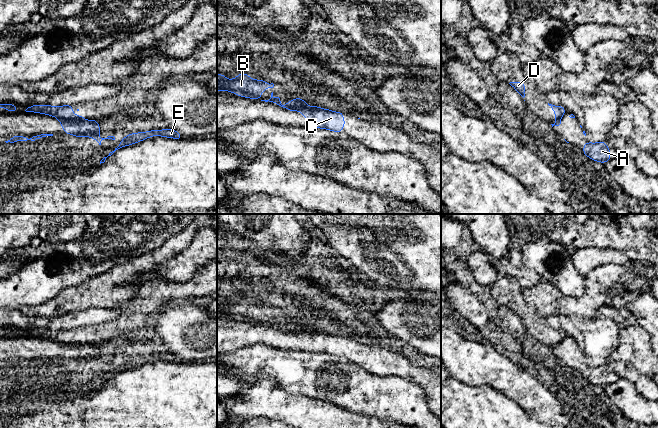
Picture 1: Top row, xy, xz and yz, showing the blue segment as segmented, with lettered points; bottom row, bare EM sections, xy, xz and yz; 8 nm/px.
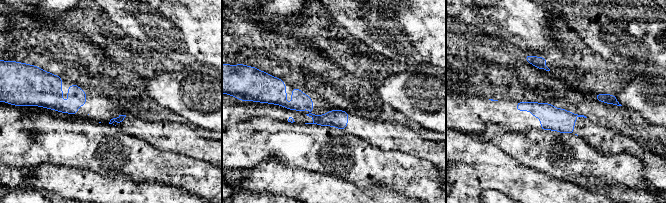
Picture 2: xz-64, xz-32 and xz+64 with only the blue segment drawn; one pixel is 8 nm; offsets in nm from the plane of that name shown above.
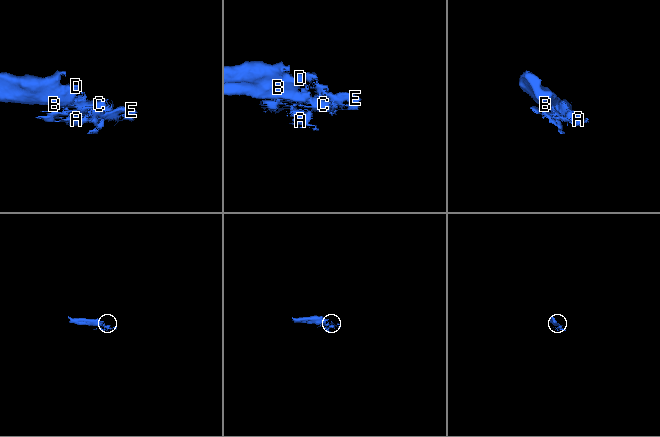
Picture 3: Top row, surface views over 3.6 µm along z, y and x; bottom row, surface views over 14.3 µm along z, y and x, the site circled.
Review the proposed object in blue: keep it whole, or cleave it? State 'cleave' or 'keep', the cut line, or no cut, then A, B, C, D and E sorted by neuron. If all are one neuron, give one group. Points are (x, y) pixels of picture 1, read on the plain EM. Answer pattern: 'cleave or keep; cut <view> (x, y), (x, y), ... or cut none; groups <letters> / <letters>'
cleave; cut xy (57, 341), (81, 343); groups A C E / B D

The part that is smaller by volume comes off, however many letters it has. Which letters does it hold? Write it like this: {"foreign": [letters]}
{"foreign": ["A", "C", "E"]}

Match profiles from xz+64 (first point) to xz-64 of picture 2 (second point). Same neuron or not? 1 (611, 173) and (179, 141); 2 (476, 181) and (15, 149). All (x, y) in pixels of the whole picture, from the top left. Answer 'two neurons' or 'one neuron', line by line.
1: two neurons
2: two neurons

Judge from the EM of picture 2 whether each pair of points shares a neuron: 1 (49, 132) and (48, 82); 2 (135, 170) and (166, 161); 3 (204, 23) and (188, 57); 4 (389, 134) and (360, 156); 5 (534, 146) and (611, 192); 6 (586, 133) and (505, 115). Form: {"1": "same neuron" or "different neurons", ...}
{"1": "different neurons", "2": "same neuron", "3": "same neuron", "4": "different neurons", "5": "different neurons", "6": "same neuron"}

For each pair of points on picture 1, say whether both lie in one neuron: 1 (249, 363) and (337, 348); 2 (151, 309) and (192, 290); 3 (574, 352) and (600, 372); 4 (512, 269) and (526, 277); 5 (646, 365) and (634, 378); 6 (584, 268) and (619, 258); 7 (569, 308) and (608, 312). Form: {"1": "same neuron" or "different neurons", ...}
{"1": "different neurons", "2": "same neuron", "3": "same neuron", "4": "same neuron", "5": "different neurons", "6": "same neuron", "7": "different neurons"}

